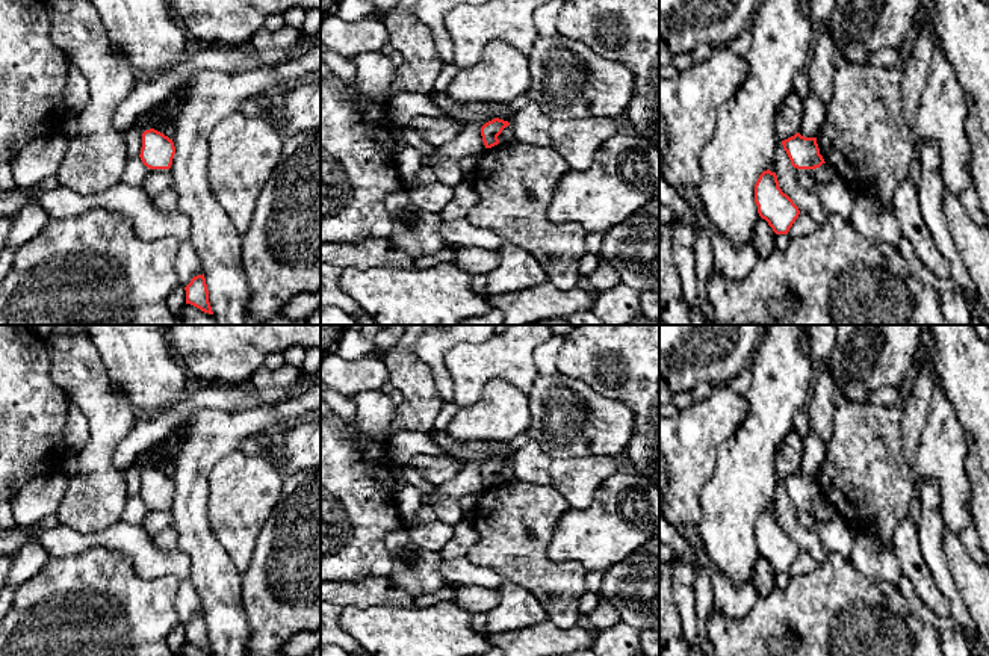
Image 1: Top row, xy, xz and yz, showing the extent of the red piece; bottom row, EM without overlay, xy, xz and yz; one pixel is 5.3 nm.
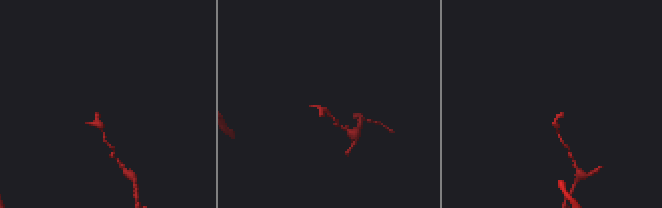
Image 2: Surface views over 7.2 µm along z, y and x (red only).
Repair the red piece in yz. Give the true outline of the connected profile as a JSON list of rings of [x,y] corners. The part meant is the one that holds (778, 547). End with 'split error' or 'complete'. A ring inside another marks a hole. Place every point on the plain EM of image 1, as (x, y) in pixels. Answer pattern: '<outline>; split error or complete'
[[[764,509],[755,523],[758,552],[776,573],[788,573],[800,553],[794,540],[779,526],[776,511]]]; complete

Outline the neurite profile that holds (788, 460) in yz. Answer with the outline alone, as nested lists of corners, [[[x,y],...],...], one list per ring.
[[[791,429],[776,453],[776,475],[785,479],[798,472],[803,460],[803,438]]]

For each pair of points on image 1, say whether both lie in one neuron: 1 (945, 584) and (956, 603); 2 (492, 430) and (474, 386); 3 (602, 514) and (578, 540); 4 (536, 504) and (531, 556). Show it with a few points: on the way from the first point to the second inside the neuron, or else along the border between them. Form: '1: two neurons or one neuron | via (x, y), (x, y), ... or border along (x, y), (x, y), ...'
1: one neuron | via (948, 588), (954, 599)
2: two neurons | border along (513, 384), (492, 378), (474, 402), (460, 408)
3: one neuron | via (598, 520), (584, 534)
4: one neuron | via (536, 517), (539, 540), (536, 543)

